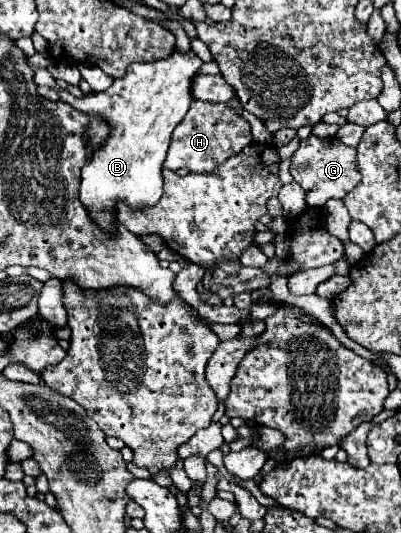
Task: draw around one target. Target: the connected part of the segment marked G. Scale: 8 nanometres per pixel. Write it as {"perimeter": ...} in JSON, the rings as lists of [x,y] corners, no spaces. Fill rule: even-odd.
{"perimeter":[[[315,135],[301,141],[299,149],[293,153],[291,175],[293,181],[305,189],[305,201],[309,207],[323,207],[331,197],[343,199],[361,181],[361,173],[357,171],[357,151],[343,145],[337,137],[319,139]]]}

